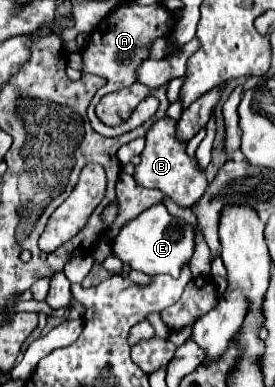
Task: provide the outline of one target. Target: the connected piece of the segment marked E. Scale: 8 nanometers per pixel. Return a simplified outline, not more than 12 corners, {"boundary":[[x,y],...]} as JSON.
{"boundary":[[155,204],[111,248],[145,274],[177,278],[195,252],[195,226]]}

